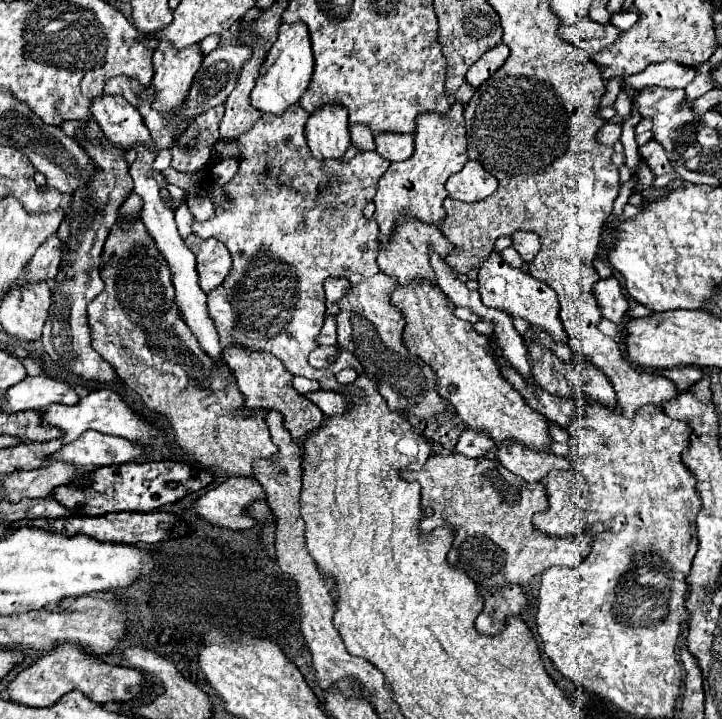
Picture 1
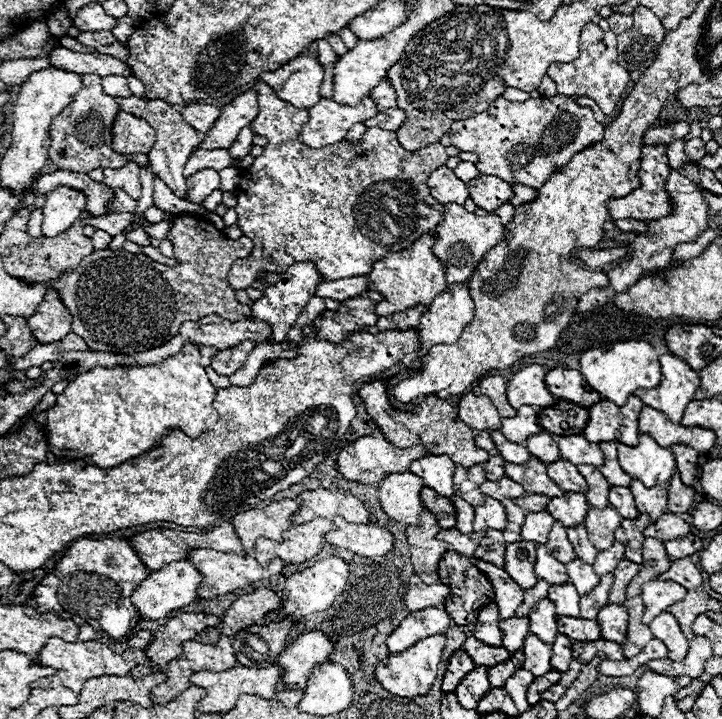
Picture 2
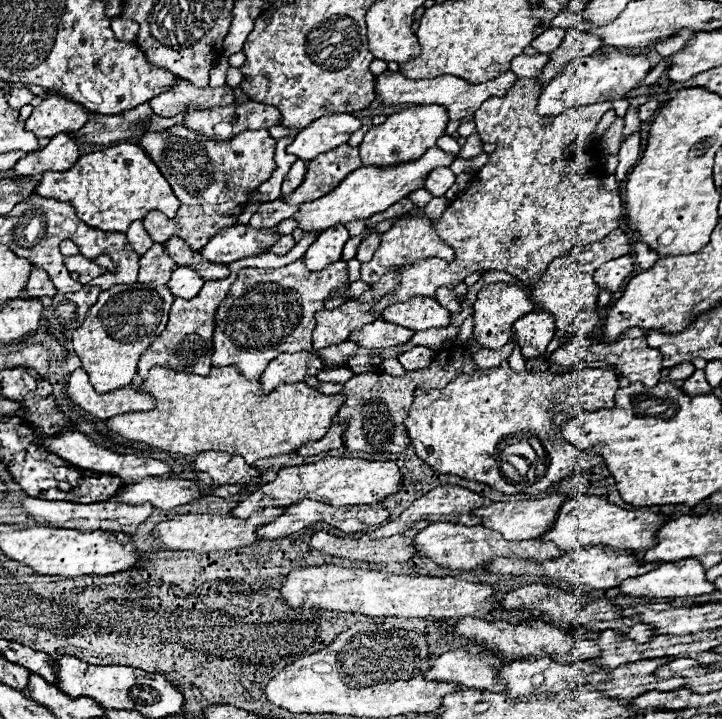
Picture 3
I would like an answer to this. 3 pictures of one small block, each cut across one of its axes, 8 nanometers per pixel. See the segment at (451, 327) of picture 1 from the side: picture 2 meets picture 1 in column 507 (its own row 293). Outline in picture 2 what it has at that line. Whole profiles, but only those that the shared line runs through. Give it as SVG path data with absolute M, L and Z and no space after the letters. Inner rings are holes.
M428 232L422 238L418 238L410 248L402 252L390 252L382 260L376 260L376 264L372 264L372 270L368 274L370 290L376 290L384 296L376 304L376 316L392 316L394 312L402 312L416 304L428 306L440 292L446 290L446 272L438 258L432 254L432 246L434 236Z

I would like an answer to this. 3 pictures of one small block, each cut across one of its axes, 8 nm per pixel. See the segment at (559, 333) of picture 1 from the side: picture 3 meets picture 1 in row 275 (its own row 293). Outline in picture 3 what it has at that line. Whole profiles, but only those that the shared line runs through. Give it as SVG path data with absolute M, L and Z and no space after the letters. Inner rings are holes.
M498 282L498 284L490 284L484 286L478 292L478 300L474 302L474 332L472 338L488 350L498 350L504 344L510 342L510 328L512 324L530 314L534 310L534 304L530 302L530 290L524 290L522 286L512 286L506 282Z

